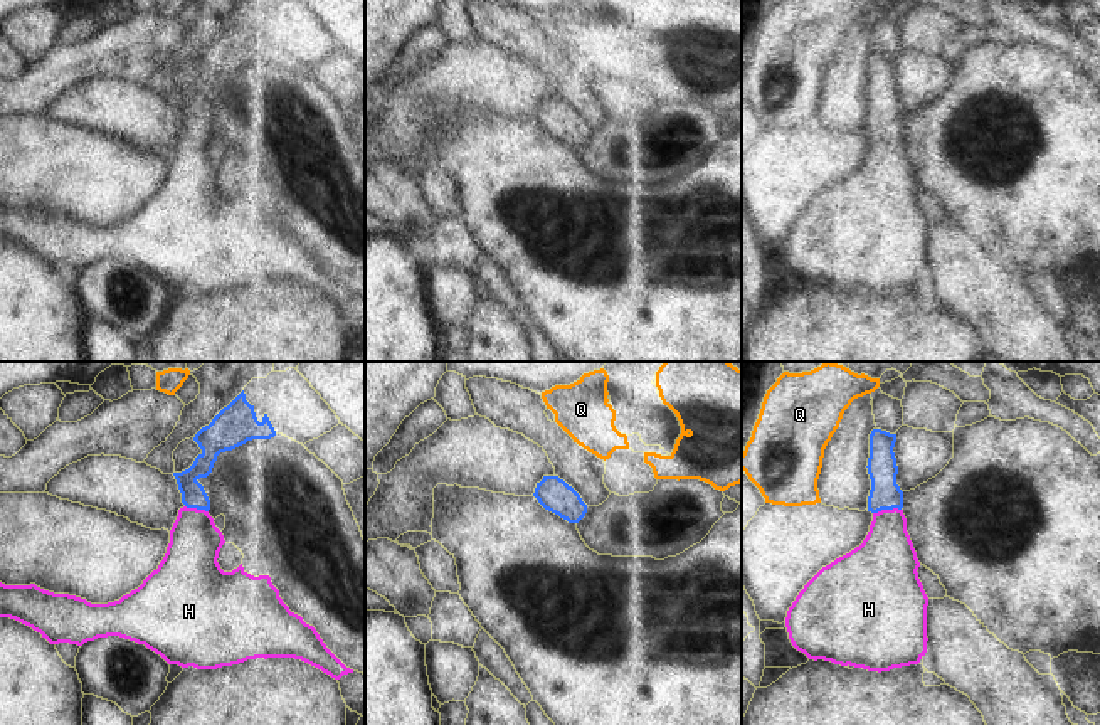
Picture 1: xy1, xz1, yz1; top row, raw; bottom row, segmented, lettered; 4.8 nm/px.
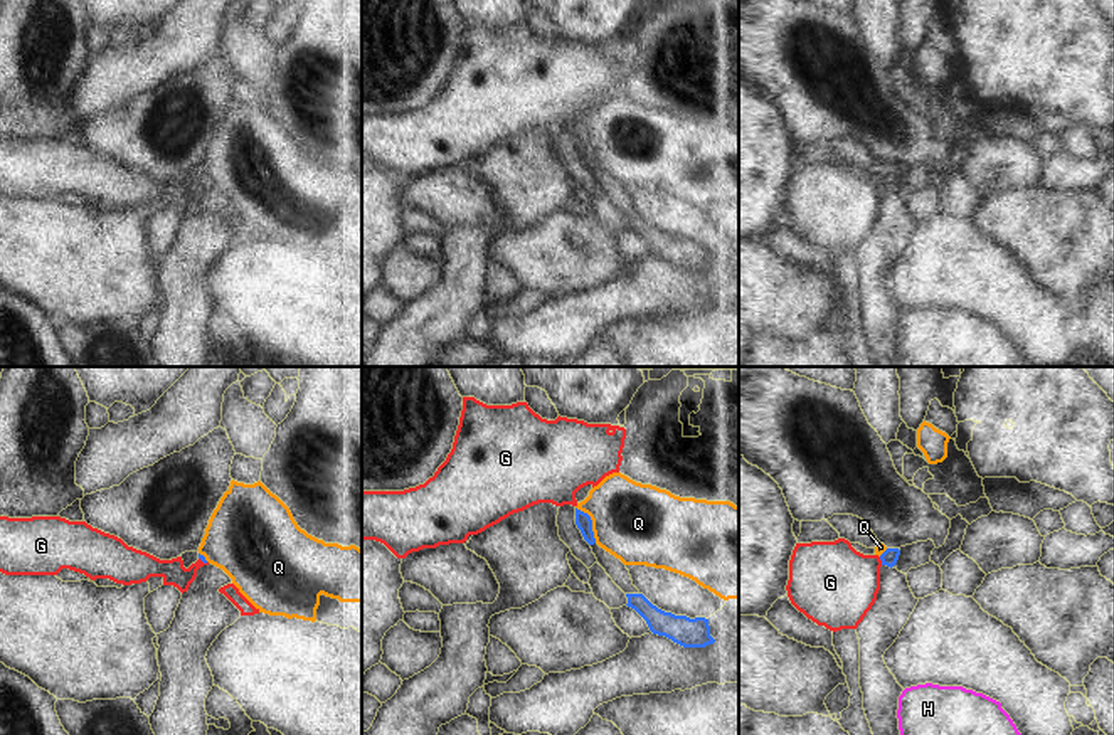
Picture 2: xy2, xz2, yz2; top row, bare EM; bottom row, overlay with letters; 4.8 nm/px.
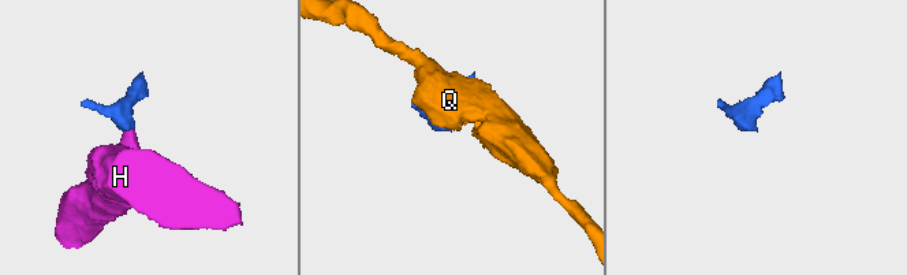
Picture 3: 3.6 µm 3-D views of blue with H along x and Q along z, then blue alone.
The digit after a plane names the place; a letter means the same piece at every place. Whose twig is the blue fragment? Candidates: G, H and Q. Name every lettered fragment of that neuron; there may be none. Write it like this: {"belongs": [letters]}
{"belongs": ["H"]}

